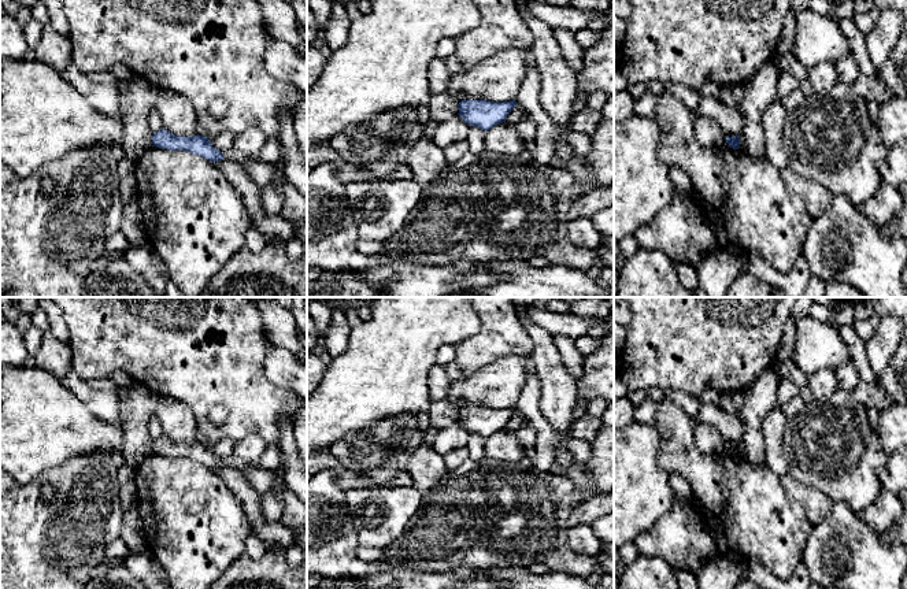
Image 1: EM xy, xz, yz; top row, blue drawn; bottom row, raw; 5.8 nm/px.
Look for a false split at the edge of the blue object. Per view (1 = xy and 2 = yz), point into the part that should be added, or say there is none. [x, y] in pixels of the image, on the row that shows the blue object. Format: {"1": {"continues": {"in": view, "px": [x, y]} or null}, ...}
{"1": {"continues": null}, "2": {"continues": null}}

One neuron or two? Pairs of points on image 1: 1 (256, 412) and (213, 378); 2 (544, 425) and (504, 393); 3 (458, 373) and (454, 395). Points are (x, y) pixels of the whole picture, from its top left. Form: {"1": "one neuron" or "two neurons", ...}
{"1": "one neuron", "2": "two neurons", "3": "two neurons"}

